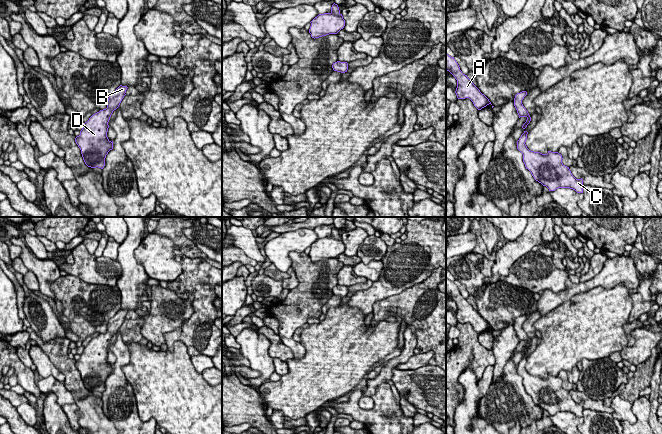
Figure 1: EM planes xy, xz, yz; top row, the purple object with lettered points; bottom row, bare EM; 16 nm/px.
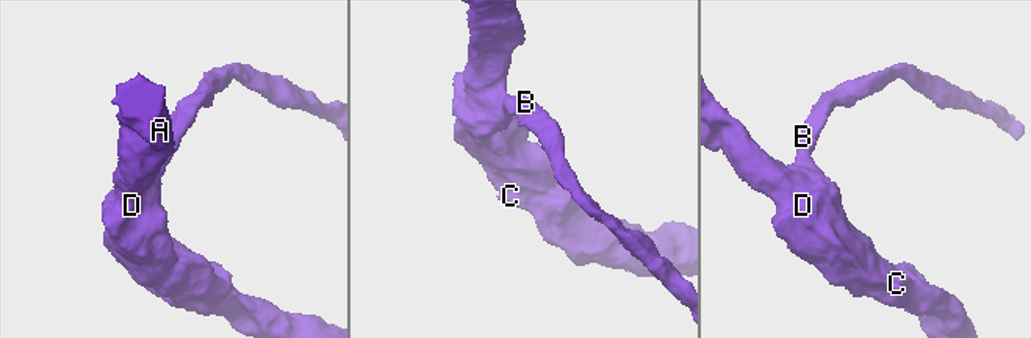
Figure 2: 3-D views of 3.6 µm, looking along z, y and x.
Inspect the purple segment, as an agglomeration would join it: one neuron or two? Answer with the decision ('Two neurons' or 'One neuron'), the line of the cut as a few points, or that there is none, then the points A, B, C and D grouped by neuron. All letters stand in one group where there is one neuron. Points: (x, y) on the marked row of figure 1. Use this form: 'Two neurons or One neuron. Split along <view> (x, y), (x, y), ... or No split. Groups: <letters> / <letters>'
One neuron. No split. Groups: A B C D

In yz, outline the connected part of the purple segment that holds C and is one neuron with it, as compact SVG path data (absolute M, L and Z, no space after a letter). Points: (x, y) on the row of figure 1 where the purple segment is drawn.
M527 131L517 141L517 149L523 154L523 162L534 179L546 186L549 191L558 188L570 188L577 193L583 193L583 179L576 179L569 167L562 163L562 155L548 151L547 154L534 152L527 148L525 142Z

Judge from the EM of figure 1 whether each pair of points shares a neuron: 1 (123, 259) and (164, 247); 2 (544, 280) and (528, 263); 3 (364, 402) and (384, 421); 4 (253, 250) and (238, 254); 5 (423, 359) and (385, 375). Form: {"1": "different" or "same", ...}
{"1": "different", "2": "same", "3": "different", "4": "different", "5": "different"}

